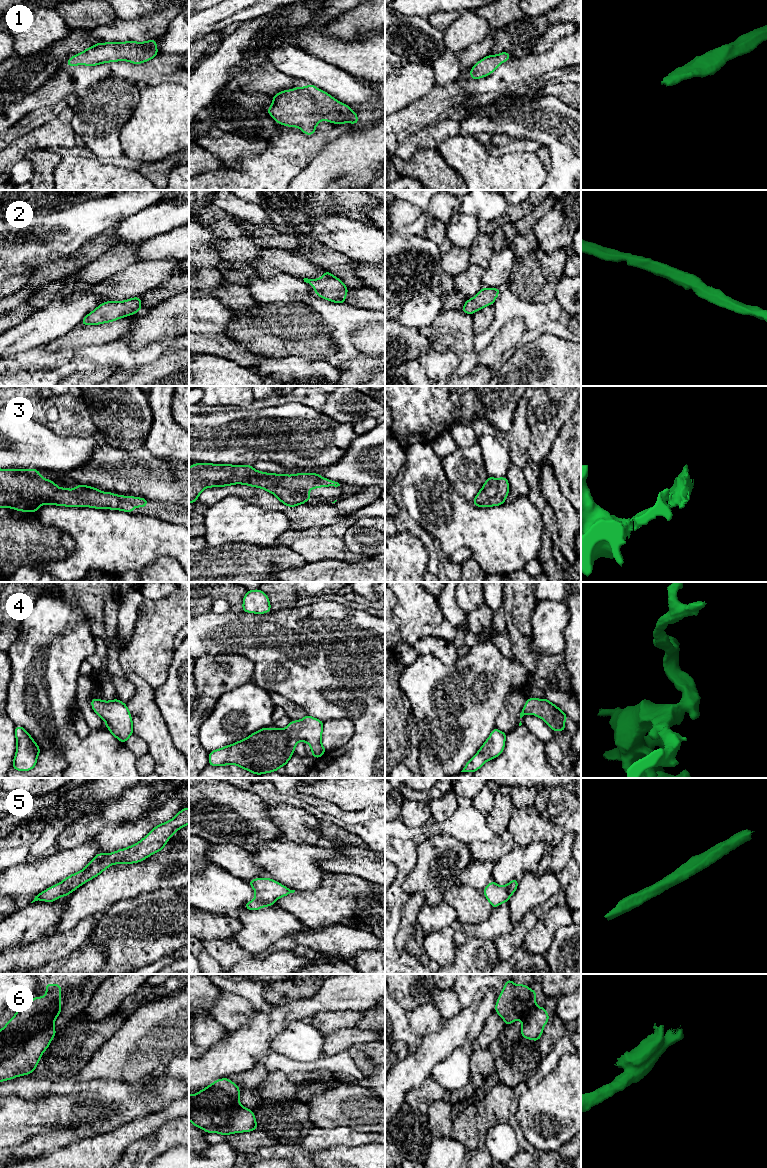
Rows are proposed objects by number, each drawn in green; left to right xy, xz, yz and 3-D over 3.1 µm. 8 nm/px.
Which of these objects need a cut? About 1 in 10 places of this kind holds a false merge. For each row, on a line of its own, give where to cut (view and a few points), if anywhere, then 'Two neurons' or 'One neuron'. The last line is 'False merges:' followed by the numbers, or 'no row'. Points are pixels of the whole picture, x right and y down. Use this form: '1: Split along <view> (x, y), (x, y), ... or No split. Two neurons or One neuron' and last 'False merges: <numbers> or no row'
1: No split. One neuron
2: No split. One neuron
3: No split. One neuron
4: No split. One neuron
5: No split. One neuron
6: No split. One neuron
False merges: no row

